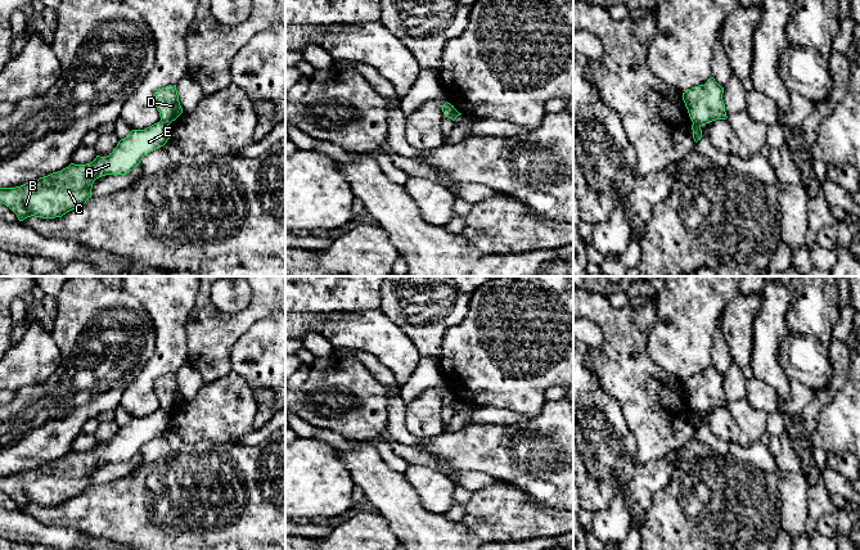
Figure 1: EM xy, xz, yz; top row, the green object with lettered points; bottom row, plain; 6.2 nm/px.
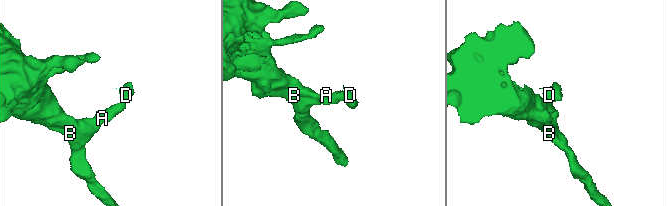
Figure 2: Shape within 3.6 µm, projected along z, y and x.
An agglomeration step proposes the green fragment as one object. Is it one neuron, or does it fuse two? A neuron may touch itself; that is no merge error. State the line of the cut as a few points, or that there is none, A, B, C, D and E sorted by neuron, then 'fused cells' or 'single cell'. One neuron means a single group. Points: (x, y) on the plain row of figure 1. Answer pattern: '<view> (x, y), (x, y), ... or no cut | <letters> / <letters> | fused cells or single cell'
xy (161, 408), (167, 413) | A B C E / D | fused cells

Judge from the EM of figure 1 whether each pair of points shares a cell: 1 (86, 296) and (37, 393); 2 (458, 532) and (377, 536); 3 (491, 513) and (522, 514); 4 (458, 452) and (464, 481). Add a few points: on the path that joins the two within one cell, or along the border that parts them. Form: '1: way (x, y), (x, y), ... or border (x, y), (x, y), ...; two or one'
1: way (86, 323), (77, 333), (81, 356), (64, 378); one
2: border (378, 512), (396, 536); two
3: way (499, 513), (514, 514); one
4: border (460, 470), (480, 470), (491, 477); two

